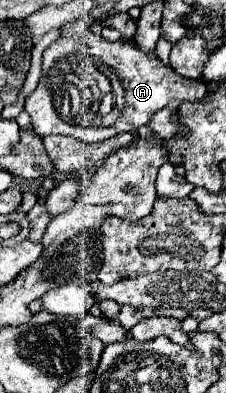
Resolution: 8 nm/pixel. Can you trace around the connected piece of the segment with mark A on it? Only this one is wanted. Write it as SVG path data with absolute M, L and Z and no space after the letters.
M85 33L83 37L61 37L43 51L43 75L37 89L27 97L25 111L31 115L33 131L37 135L71 135L87 143L97 143L109 139L117 133L133 133L143 125L149 125L153 115L163 109L169 101L199 101L205 95L205 83L201 79L191 81L171 67L163 65L157 57L149 59L145 53L137 51L131 43L125 41L105 41L101 35Z

